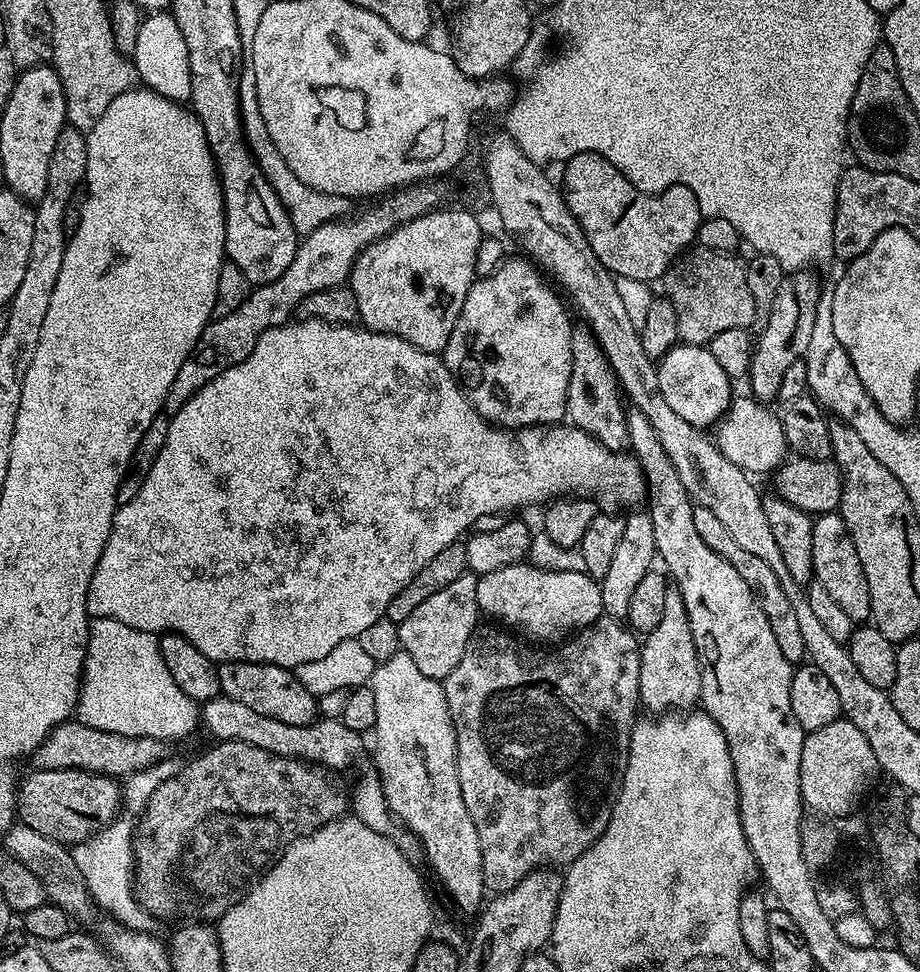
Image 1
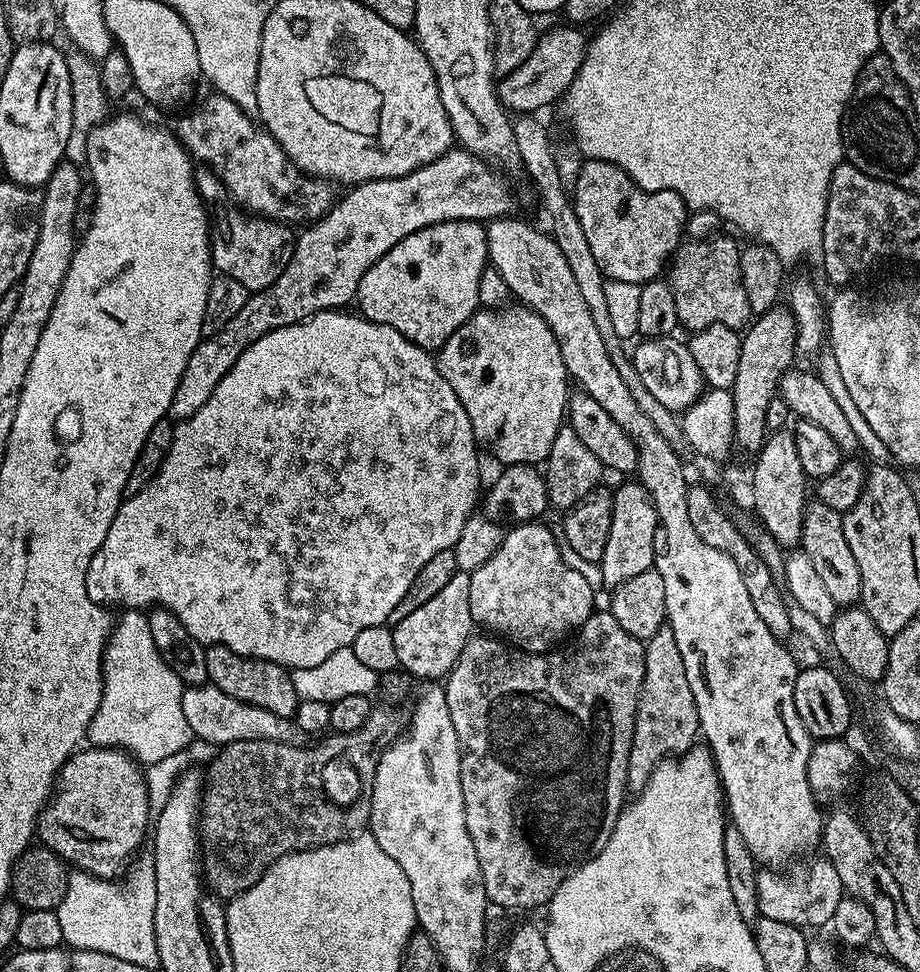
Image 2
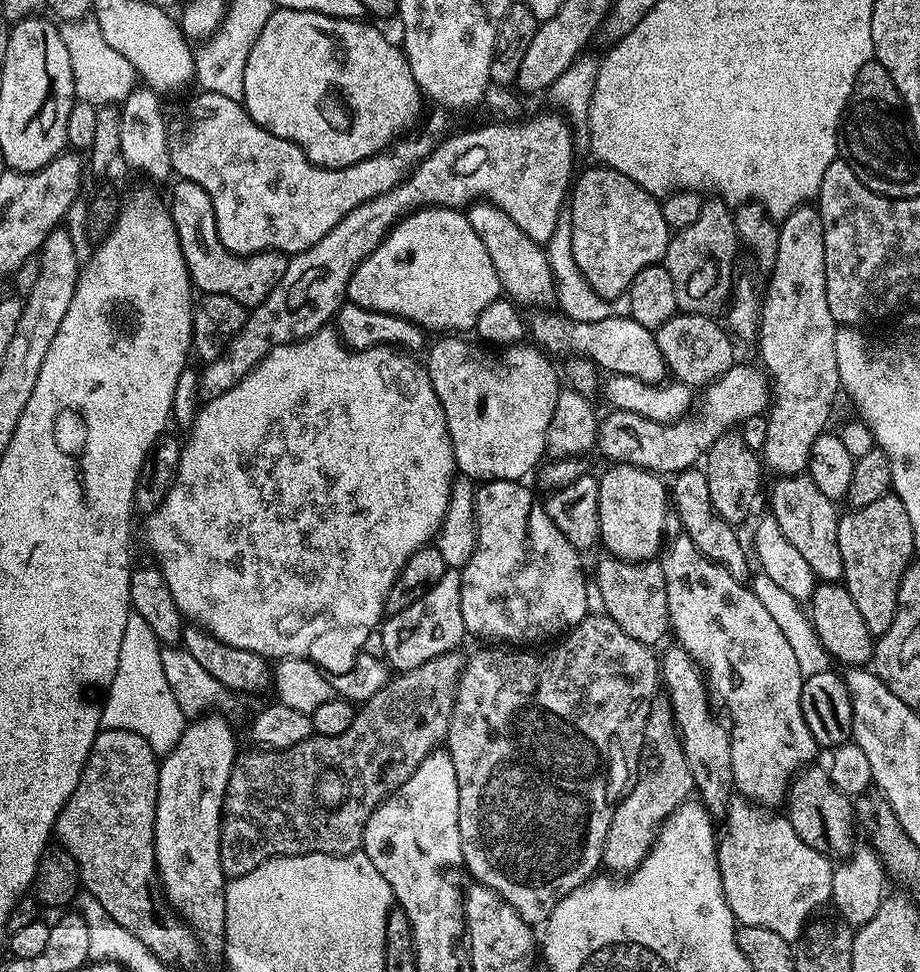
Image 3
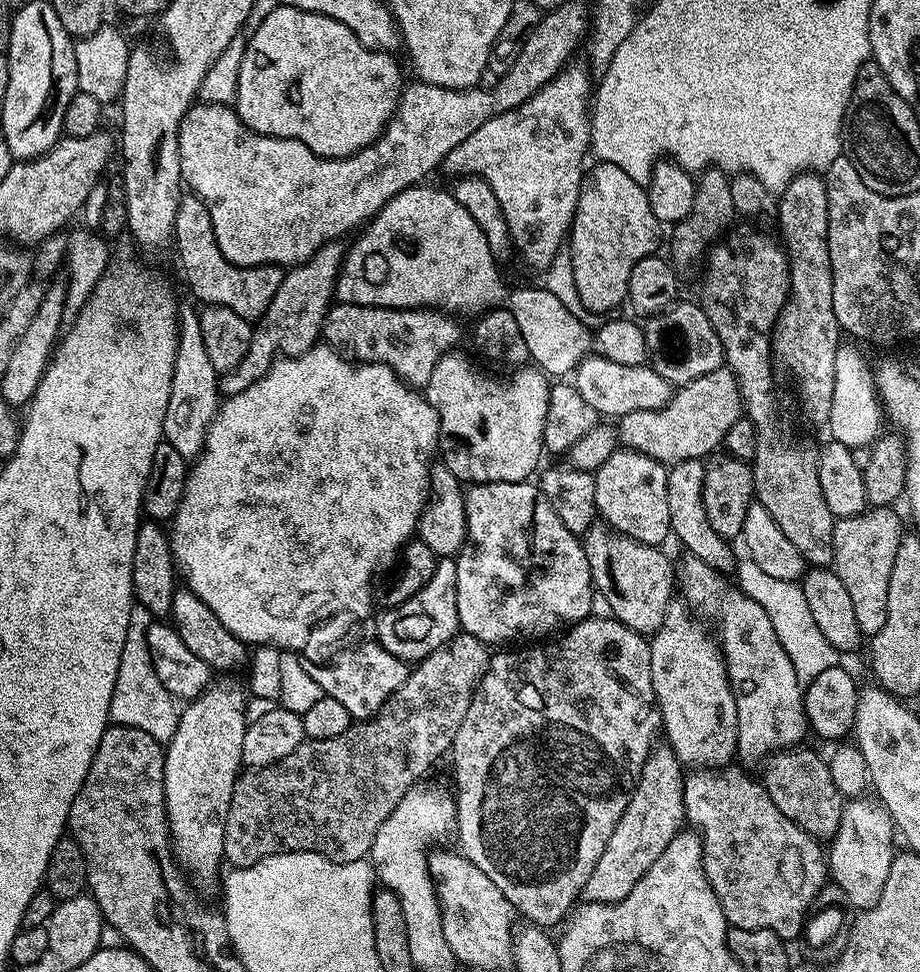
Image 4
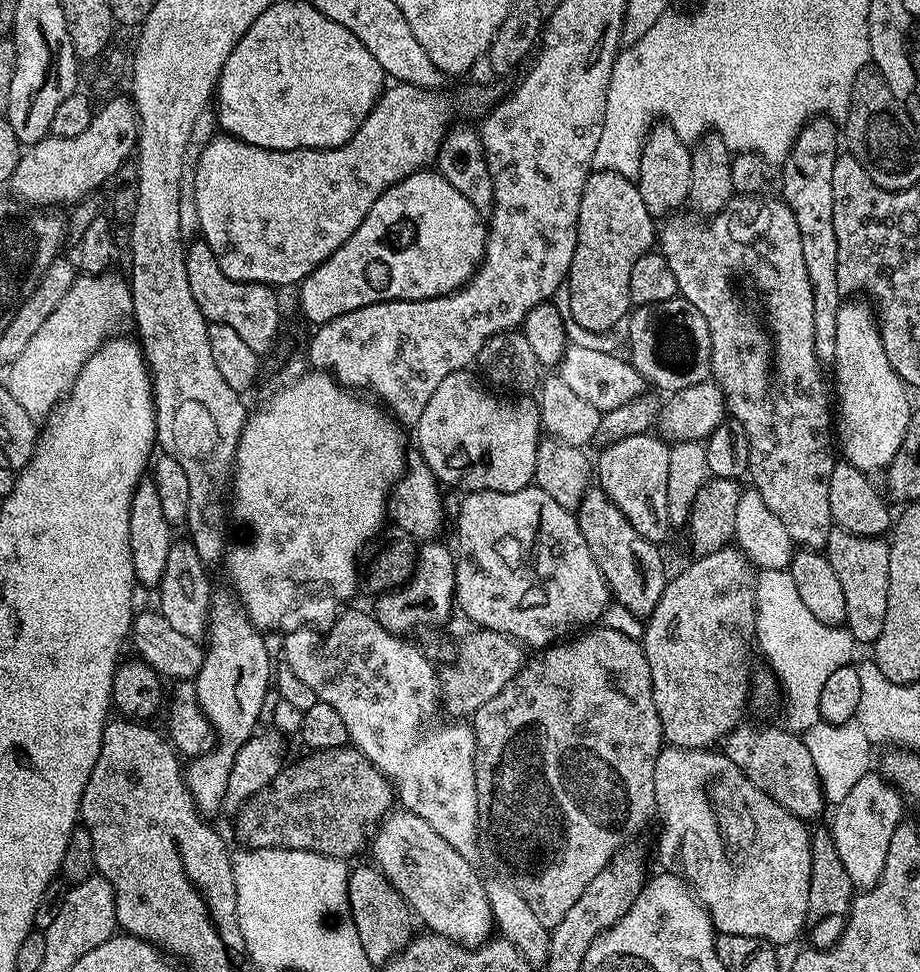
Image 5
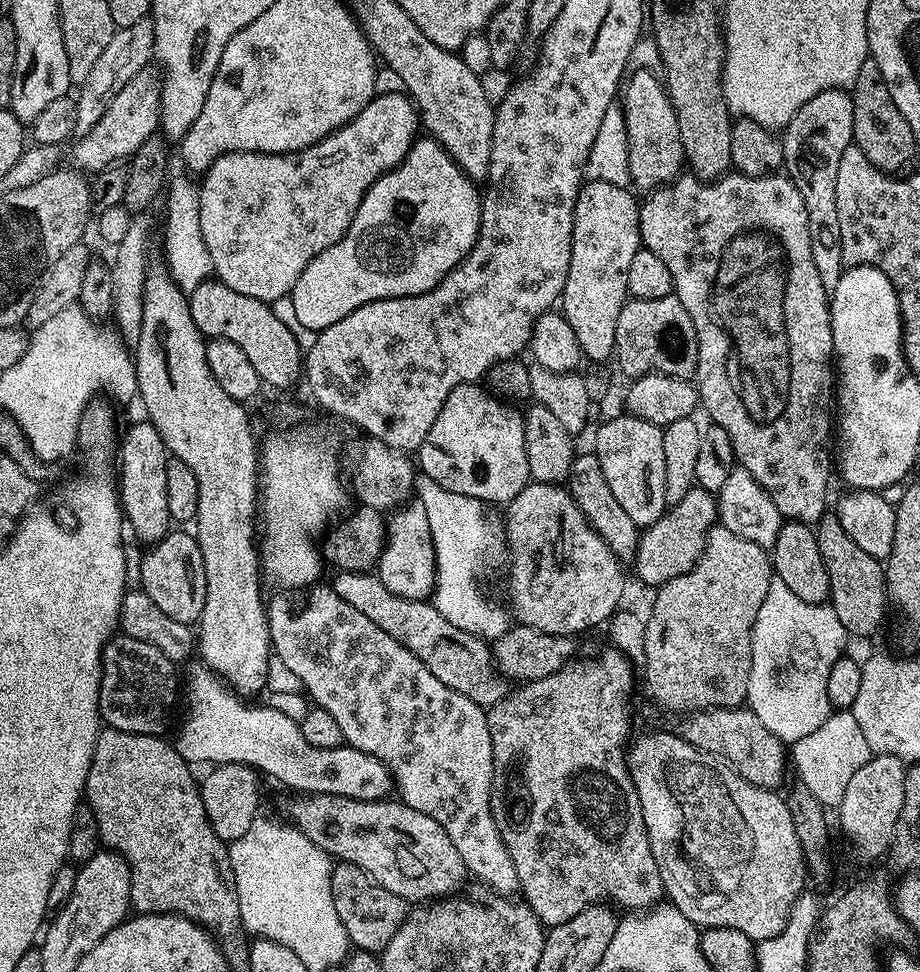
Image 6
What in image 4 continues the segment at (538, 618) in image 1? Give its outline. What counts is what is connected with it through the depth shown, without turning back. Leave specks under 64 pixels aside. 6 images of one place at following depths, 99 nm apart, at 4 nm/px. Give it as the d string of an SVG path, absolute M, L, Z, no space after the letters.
M535 483L474 484L465 491L464 505L466 538L455 562L458 574L458 618L461 629L467 635L489 646L504 646L507 640L540 642L543 636L551 637L577 624L579 620L588 619L593 611L594 585L581 537L566 530L562 518L554 514L554 506L550 506Z

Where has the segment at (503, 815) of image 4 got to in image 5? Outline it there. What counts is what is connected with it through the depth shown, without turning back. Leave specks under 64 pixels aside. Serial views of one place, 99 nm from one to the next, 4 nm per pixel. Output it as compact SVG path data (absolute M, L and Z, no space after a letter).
M592 626L581 631L575 638L557 642L541 651L537 660L529 659L523 668L510 683L486 706L482 706L471 717L470 723L476 739L476 781L478 782L478 818L480 819L480 831L486 848L496 855L498 863L504 867L503 875L509 884L513 884L526 898L530 910L542 926L549 930L556 928L562 918L582 898L582 890L590 886L594 874L607 868L613 856L621 851L620 848L627 840L632 840L644 828L648 819L653 819L656 799L654 798L654 762L659 754L664 731L658 718L658 710L654 706L654 690L650 678L650 662L646 662L644 645L639 639L627 636L616 628L600 628Z

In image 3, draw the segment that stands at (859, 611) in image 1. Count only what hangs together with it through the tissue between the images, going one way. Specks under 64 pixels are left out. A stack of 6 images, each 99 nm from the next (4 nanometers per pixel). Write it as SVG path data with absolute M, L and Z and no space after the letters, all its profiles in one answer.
M806 475L779 479L772 494L771 513L786 538L802 553L802 558L814 570L817 581L840 582L844 579L842 550L838 550L838 522L841 513L836 512L837 501L826 498L818 486Z

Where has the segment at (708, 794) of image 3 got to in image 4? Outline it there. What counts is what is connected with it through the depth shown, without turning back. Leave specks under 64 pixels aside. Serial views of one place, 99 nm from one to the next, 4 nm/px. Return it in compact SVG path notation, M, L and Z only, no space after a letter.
M673 602L666 610L666 618L660 629L650 636L650 678L656 691L656 706L660 710L663 739L674 750L674 754L679 756L681 764L696 770L729 767L737 759L738 742L738 706L736 696L732 693L732 683L728 680L724 653L720 650L717 637L711 631L708 633L703 626L705 627L687 604Z

